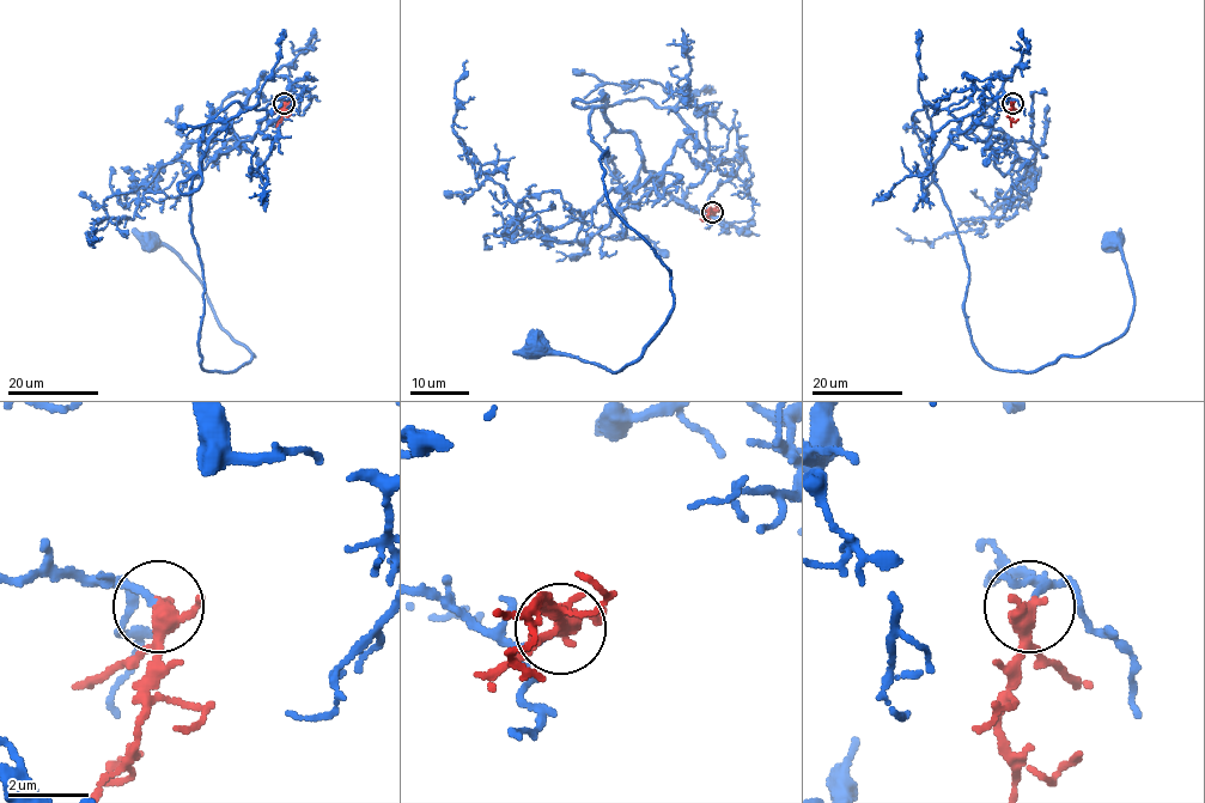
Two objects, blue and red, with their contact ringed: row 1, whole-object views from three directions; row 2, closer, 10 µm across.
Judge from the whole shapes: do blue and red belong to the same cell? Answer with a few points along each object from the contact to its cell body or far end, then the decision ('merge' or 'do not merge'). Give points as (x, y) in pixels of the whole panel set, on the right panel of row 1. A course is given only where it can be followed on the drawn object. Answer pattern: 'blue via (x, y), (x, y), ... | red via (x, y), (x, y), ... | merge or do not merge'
blue via (1012, 102), (1000, 90), (931, 170), (969, 269), (978, 354), (1035, 372), (1117, 339), (1133, 312), (1114, 242) | red via (1012, 102), (1009, 117), (1014, 122), (1018, 120) | merge

